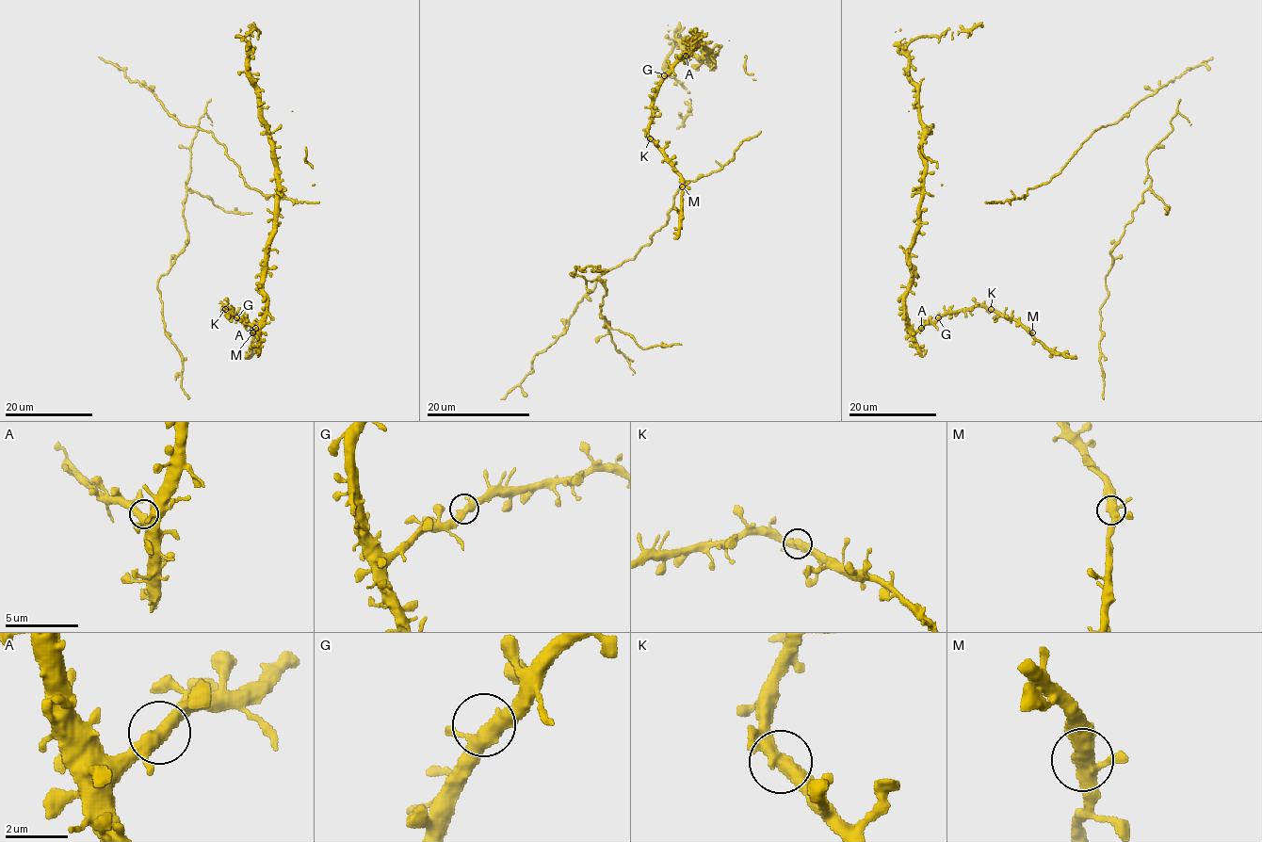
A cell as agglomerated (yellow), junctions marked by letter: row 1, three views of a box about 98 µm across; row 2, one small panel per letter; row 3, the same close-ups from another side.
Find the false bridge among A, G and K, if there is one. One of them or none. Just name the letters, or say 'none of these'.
none of these

